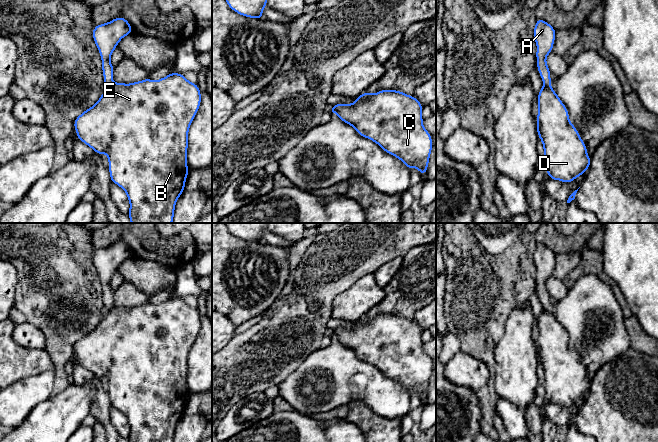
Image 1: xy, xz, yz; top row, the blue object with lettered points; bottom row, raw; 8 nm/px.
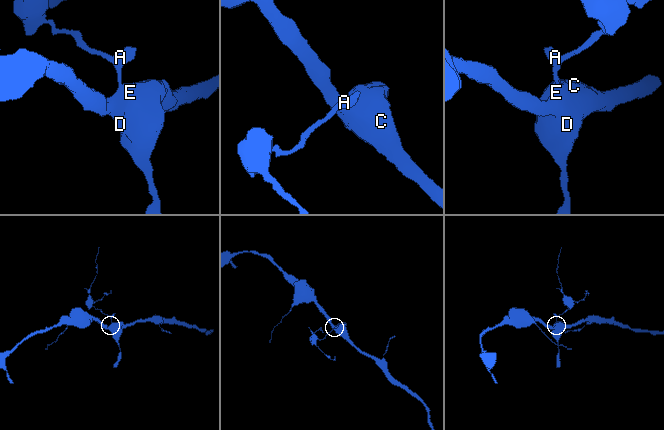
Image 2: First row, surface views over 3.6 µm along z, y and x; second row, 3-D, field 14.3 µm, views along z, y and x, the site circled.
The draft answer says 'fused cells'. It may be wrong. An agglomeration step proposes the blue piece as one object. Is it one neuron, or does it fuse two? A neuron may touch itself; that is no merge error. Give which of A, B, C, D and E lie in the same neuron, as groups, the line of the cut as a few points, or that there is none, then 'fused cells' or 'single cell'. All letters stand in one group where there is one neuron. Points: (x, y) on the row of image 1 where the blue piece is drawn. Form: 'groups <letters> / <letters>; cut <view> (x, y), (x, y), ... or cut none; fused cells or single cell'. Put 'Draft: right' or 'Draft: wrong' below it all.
groups A / B C D E; cut xy (112, 84), (105, 87); fused cells
Draft: right

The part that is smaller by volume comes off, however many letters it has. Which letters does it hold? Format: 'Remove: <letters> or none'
Remove: A

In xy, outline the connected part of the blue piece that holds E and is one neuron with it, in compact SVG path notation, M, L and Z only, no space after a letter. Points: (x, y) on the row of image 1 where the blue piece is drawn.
M170 73L153 81L149 78L130 84L114 83L105 87L102 96L74 121L79 140L98 155L108 154L111 182L127 194L131 223L172 223L175 204L183 193L187 175L187 148L189 127L201 104L201 92L197 84L188 81L183 74Z

